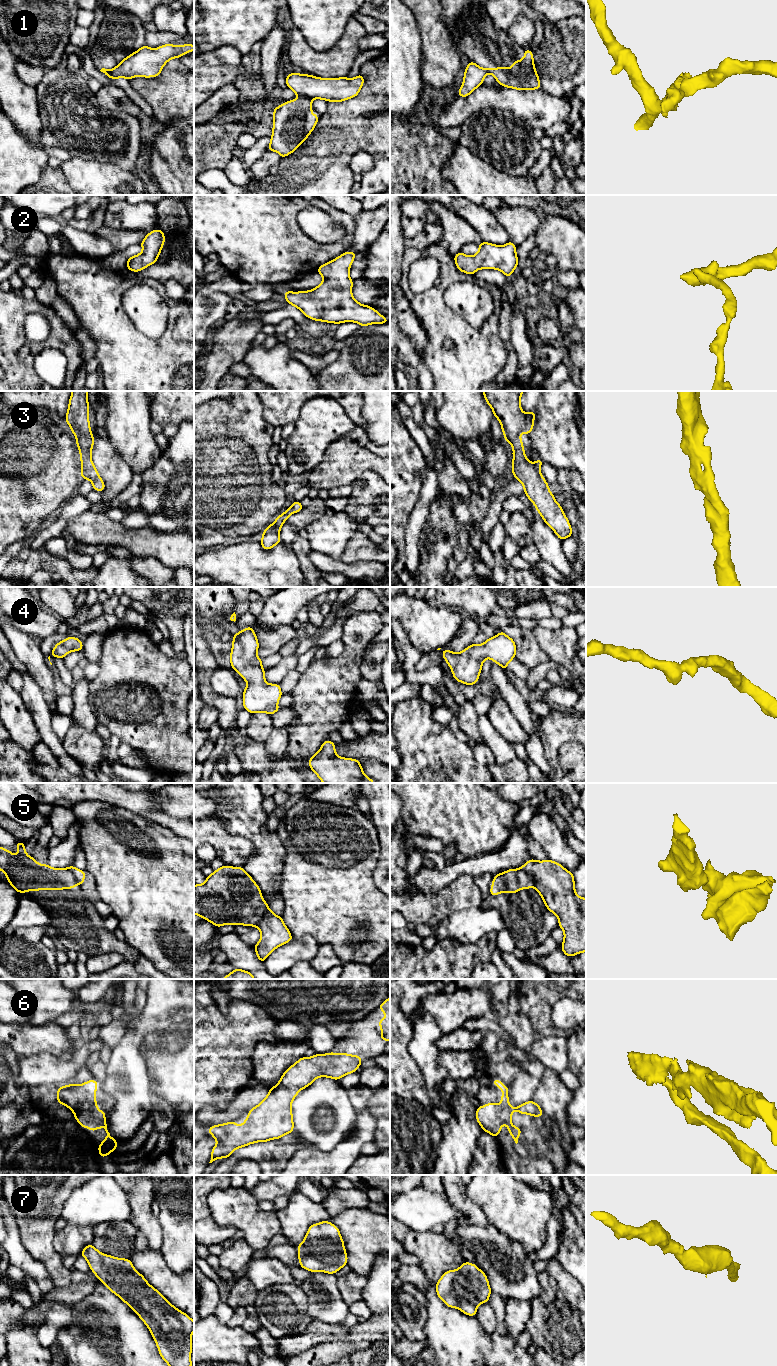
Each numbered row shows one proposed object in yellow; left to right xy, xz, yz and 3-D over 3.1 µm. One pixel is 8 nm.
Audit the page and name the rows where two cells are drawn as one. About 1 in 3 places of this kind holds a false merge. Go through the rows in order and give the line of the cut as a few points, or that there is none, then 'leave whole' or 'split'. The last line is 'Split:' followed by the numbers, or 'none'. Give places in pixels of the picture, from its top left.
1: xz (297, 94), (309, 98) | split
2: no cut | leave whole
3: no cut | leave whole
4: no cut | leave whole
5: yz (519, 868), (531, 878), (533, 886) | split
6: no cut | leave whole
7: no cut | leave whole
Split: 1, 5

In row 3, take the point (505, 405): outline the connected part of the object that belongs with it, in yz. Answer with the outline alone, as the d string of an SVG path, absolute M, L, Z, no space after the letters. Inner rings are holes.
M483 391L485 401L499 420L505 442L513 446L512 474L524 487L524 493L535 505L545 523L563 541L572 536L571 525L560 504L549 490L549 485L540 472L543 461L528 461L524 454L521 433L531 434L536 411L526 414L520 406L524 391Z

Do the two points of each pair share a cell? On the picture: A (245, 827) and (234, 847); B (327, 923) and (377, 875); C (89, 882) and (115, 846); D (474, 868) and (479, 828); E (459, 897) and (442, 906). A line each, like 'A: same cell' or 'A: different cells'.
A: different cells
B: different cells
C: different cells
D: different cells
E: same cell

